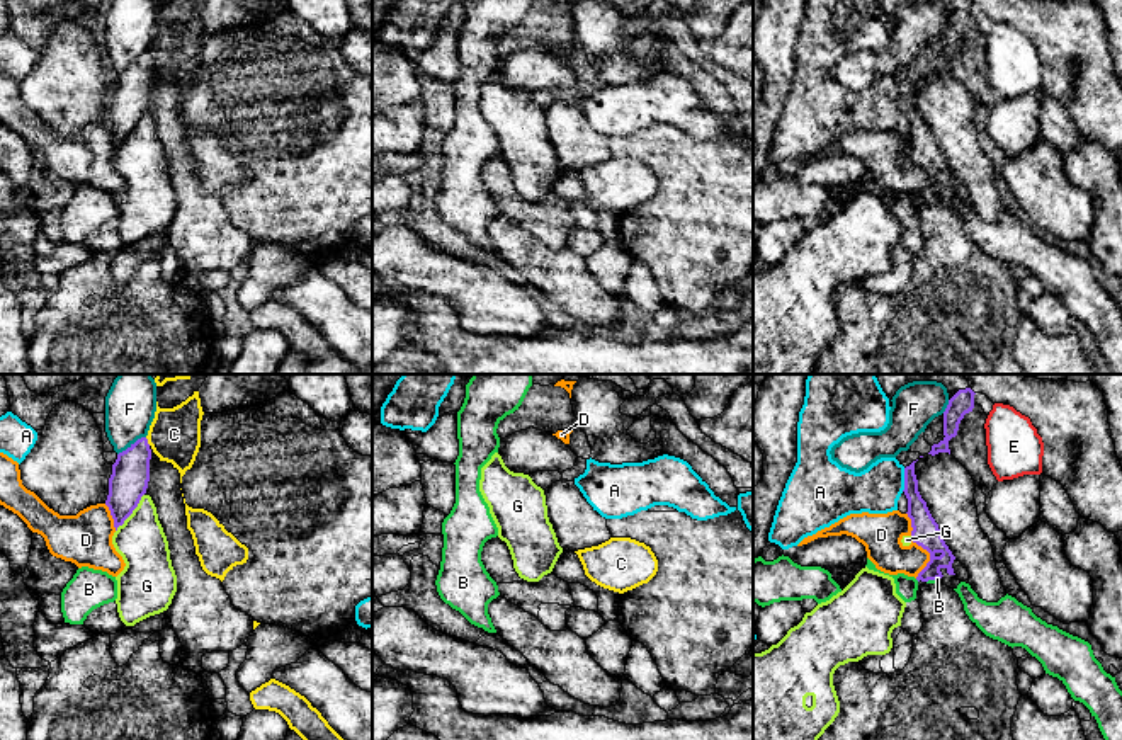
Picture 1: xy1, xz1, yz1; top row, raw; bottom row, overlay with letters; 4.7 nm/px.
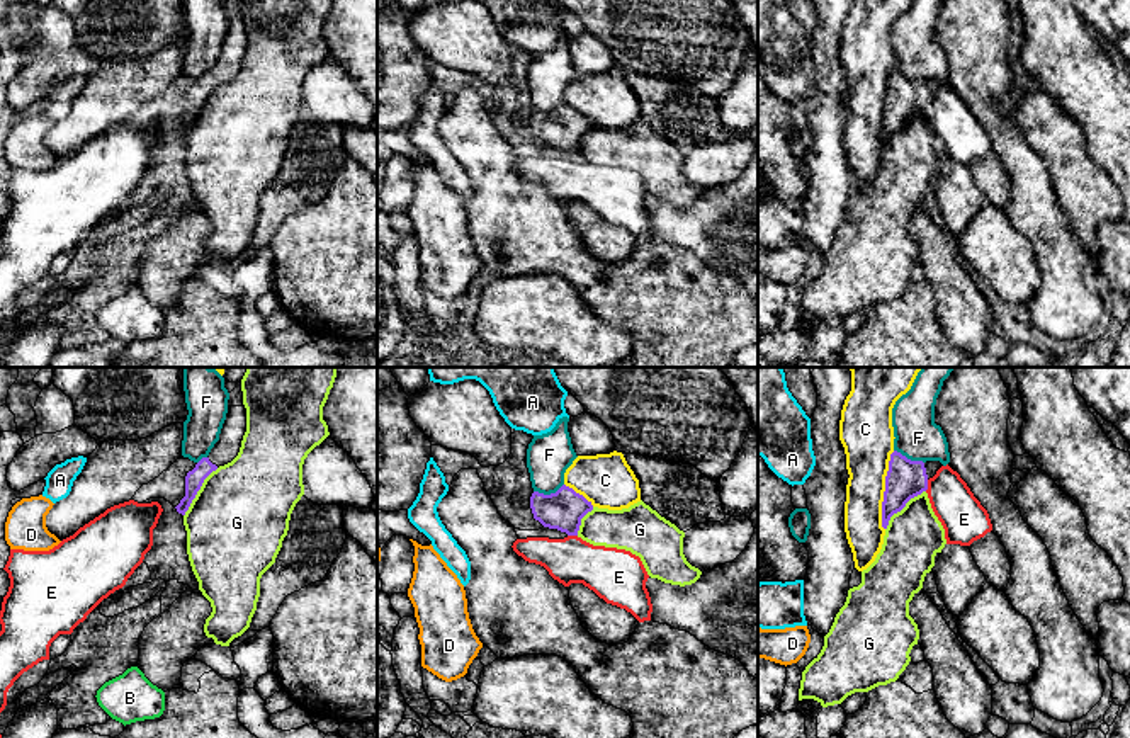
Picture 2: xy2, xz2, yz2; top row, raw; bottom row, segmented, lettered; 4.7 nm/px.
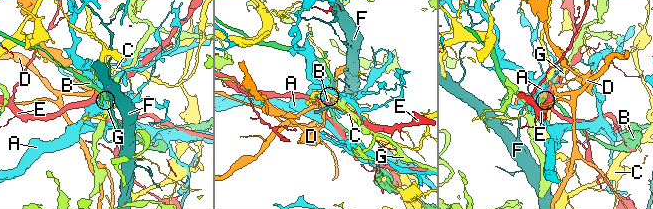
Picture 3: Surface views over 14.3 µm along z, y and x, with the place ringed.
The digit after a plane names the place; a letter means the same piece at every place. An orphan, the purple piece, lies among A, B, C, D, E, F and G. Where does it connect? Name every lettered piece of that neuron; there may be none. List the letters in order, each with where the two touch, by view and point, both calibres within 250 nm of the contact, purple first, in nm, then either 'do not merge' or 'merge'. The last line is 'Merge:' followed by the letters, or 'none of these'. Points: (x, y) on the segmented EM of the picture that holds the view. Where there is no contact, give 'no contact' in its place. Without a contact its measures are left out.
A: yz1 (905, 480) | 120/220 nm | do not merge
B: yz1 (932, 579) | 130/20 nm | do not merge
C: yz2 (886, 490) | 180/240 nm | do not merge
D: yz1 (930, 557) | 130/180 nm | do not merge
E: yz2 (926, 485) | 180/220 nm | do not merge
F: xy1 (131, 444) | 180/240 nm | do not merge
G: xy2 (197, 490) | 90/460 nm | do not merge
Merge: none of these

